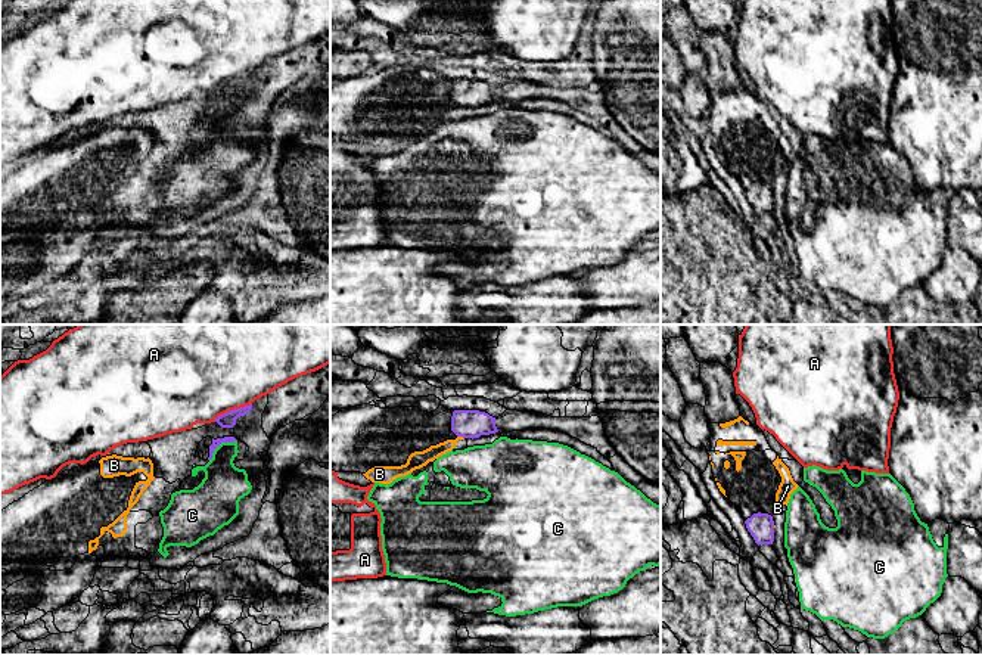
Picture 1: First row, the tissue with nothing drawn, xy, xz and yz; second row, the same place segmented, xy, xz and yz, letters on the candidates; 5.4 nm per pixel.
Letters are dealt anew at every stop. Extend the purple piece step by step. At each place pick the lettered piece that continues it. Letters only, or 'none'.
none

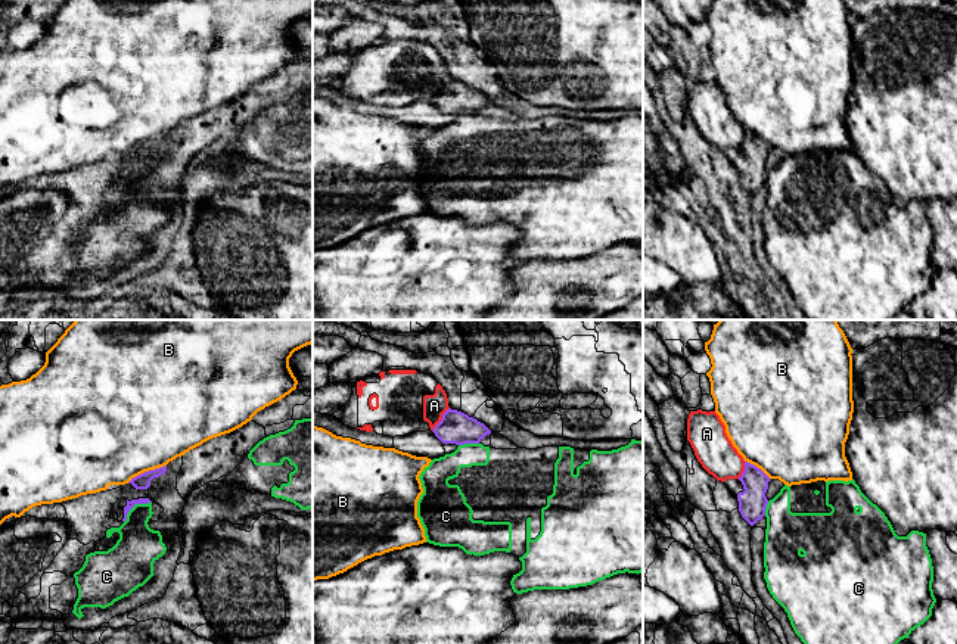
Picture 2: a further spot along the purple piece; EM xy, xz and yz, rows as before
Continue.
none

